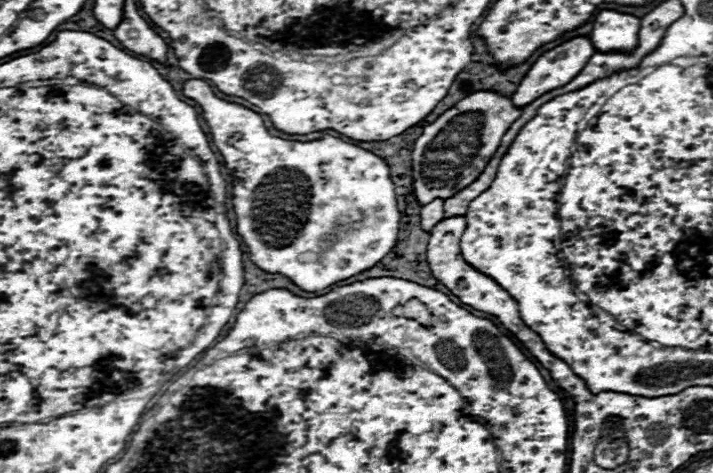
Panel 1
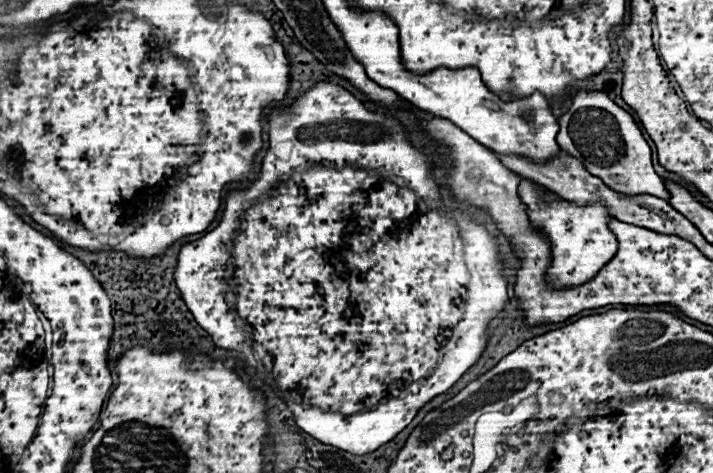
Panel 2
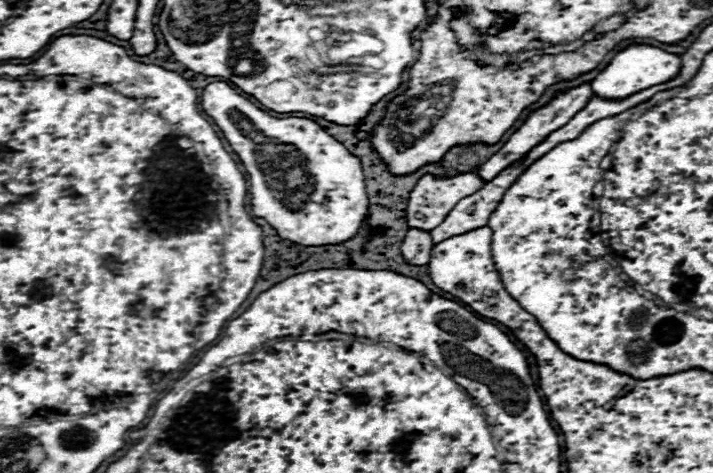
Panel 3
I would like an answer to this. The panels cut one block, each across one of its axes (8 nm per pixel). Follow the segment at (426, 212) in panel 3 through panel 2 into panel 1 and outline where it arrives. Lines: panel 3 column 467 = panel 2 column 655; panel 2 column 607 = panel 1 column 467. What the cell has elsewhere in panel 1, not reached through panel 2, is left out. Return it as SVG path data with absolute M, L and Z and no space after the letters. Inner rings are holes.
M478 90L428 124L412 152L414 194L420 204L424 206L436 198L446 200L456 190L472 184L500 146L504 132L520 116L520 110L508 96L494 90Z

